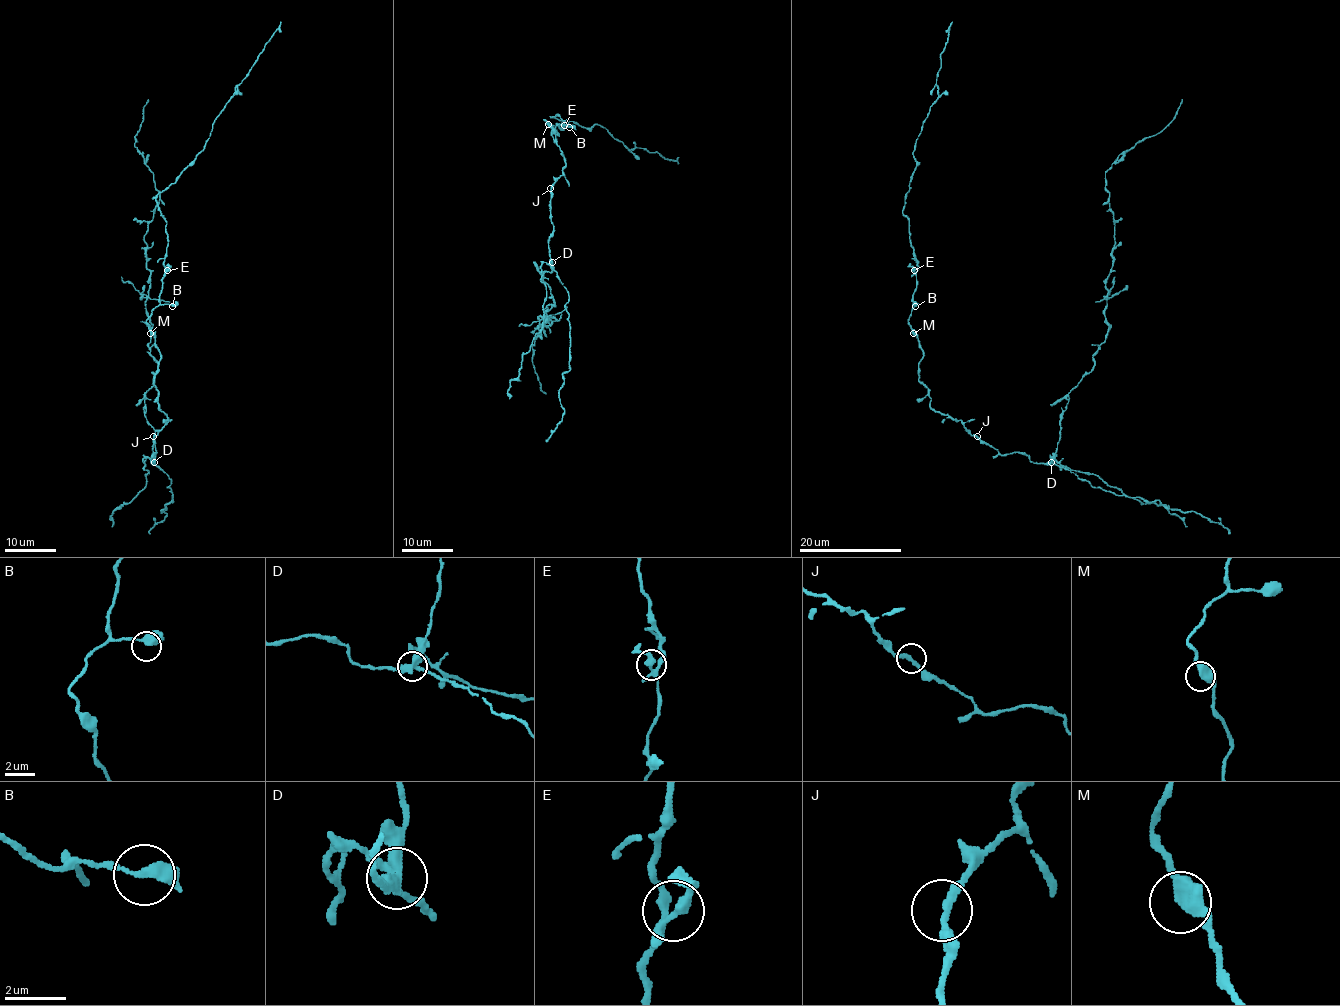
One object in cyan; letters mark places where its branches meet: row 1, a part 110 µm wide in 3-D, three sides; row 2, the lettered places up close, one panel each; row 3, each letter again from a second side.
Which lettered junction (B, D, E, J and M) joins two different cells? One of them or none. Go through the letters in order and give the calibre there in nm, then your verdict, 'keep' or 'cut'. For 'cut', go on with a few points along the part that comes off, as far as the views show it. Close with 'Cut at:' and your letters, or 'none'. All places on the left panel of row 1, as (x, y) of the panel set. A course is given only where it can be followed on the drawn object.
B: 400 nm | keep
D: 340 nm | cut | (154, 463), (145, 392), (157, 361), (145, 308), (150, 270), (144, 235), (159, 191), (135, 145), (148, 99)
E: 260 nm | keep
J: 240 nm | keep
M: 380 nm | keep
Cut at: D

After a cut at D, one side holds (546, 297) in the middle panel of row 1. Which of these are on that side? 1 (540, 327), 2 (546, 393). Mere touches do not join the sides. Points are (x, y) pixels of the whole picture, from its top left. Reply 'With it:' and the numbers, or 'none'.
With it: 1, 2

